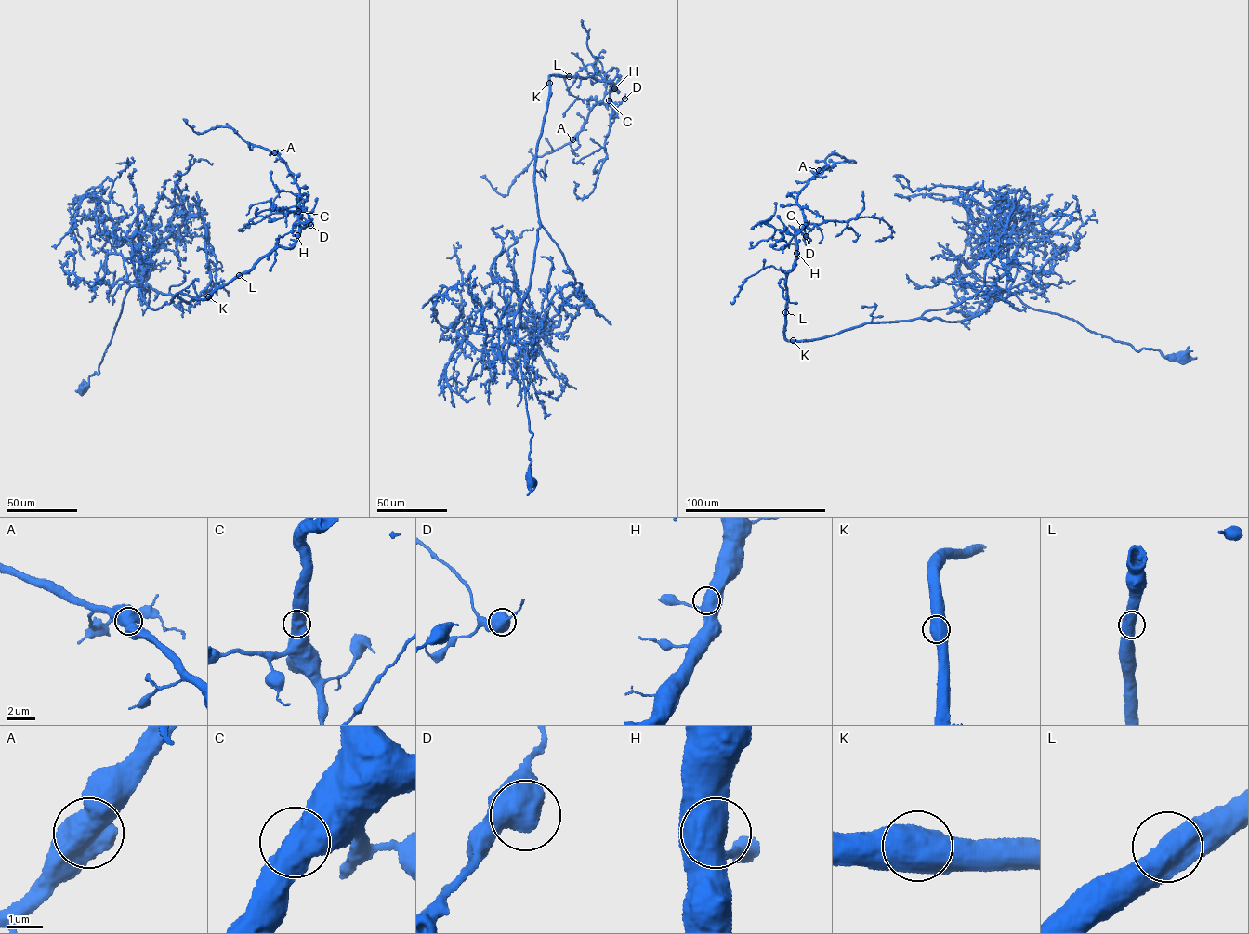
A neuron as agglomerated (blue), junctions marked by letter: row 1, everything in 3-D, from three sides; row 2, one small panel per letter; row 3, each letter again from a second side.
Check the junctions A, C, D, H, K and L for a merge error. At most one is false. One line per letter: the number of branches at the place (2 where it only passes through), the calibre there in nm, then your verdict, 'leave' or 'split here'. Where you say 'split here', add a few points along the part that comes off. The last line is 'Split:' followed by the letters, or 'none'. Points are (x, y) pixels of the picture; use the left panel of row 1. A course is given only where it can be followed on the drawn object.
A: 2 | 900 nm | leave
C: 2 | 650 nm | leave
D: 2 | 700 nm | leave
H: 2 | 700 nm | leave
K: 2 | 850 nm | leave
L: 2 | 700 nm | leave
Split: none

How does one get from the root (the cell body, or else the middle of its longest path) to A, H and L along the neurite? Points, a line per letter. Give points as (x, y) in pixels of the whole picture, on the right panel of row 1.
A: (1184, 357), (1000, 290), (959, 321), (786, 340), (796, 198), (819, 170)
H: (1184, 357), (1137, 351), (1000, 290), (979, 314), (959, 321), (867, 322), (786, 340), (785, 283), (796, 253)
L: (1184, 357), (1137, 351), (1000, 290), (979, 314), (959, 321), (867, 322), (801, 341), (786, 340), (785, 312)

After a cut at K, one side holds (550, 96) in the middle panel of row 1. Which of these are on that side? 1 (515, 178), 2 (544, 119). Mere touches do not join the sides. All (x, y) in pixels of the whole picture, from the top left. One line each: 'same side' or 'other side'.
1: other side
2: same side

